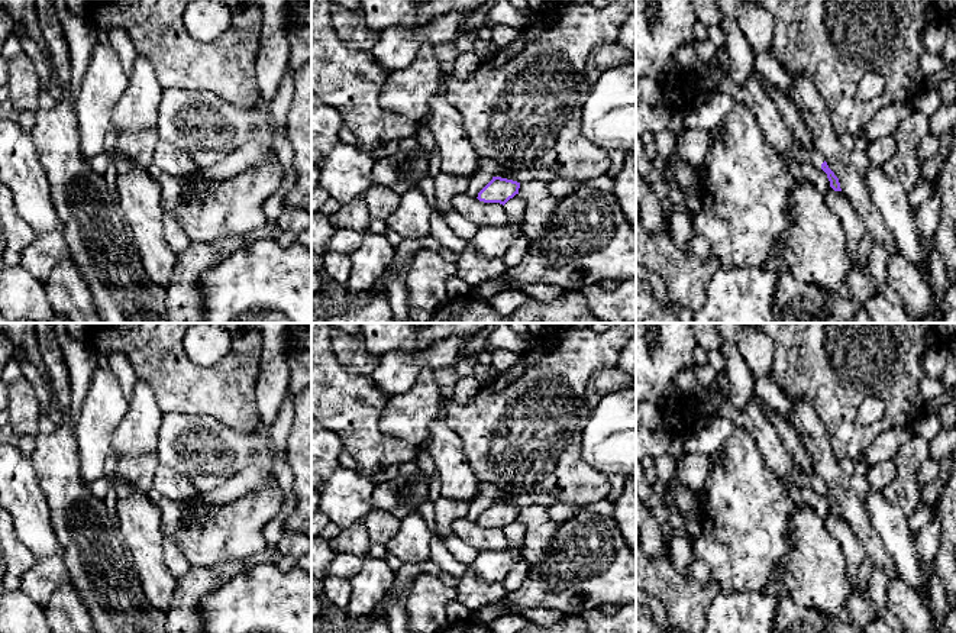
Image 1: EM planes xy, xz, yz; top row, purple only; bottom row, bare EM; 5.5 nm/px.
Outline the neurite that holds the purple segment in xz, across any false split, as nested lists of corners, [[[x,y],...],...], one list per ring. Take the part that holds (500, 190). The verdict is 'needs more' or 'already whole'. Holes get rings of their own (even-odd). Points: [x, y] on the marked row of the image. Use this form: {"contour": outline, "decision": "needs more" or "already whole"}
{"contour": [[[492,177],[492,180],[478,193],[478,200],[484,203],[506,204],[510,198],[519,194],[520,183]]], "decision": "already whole"}

